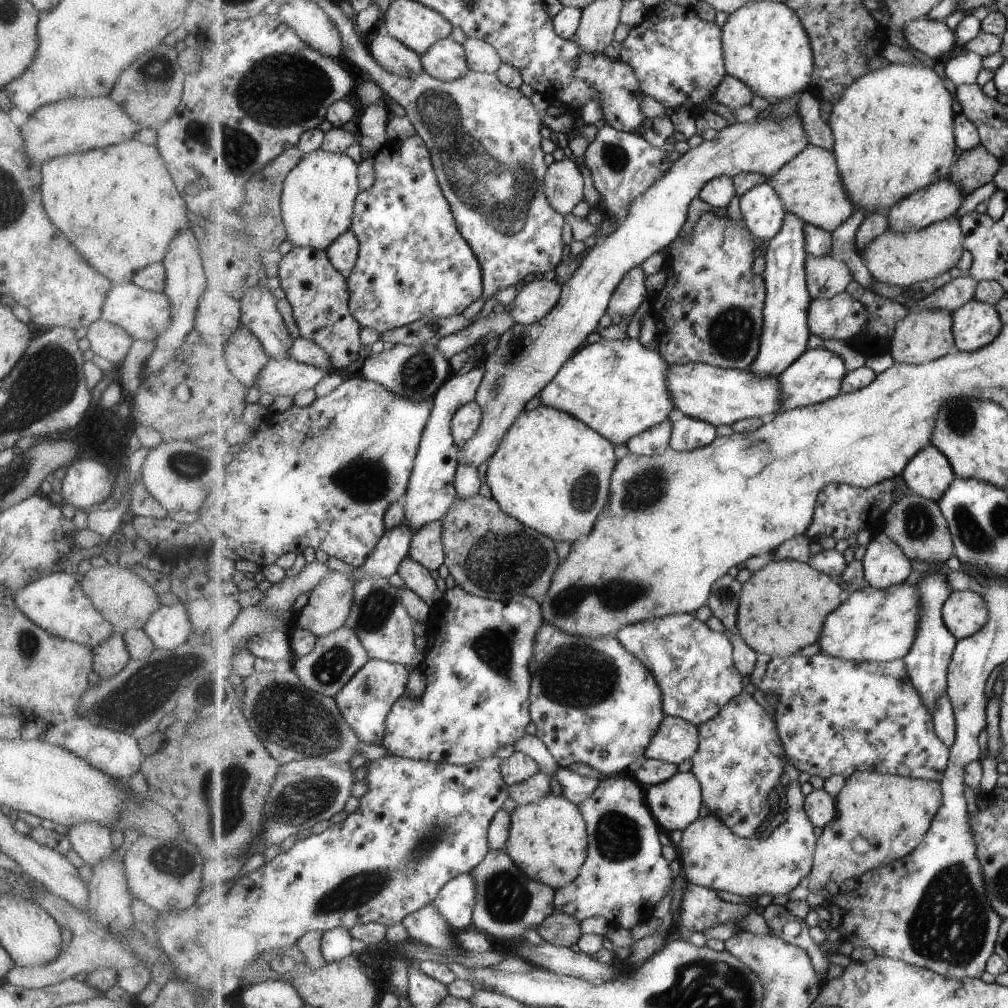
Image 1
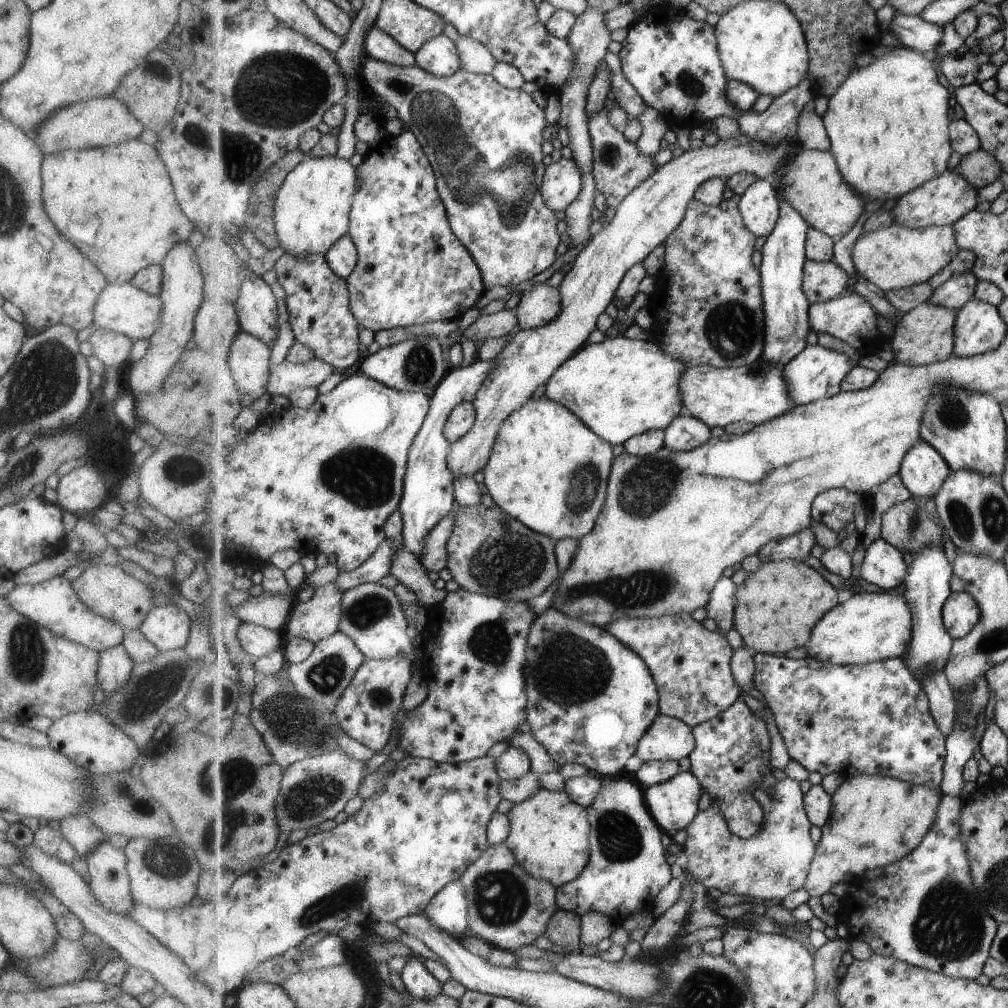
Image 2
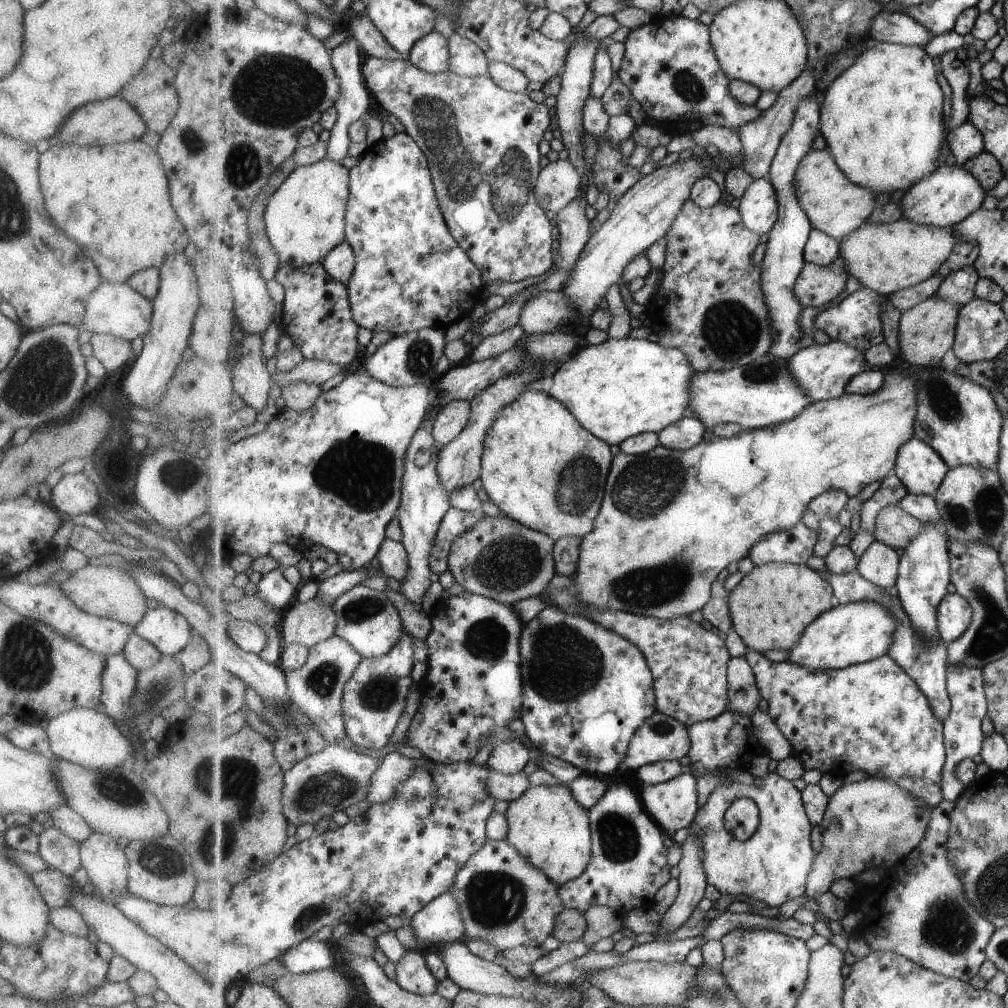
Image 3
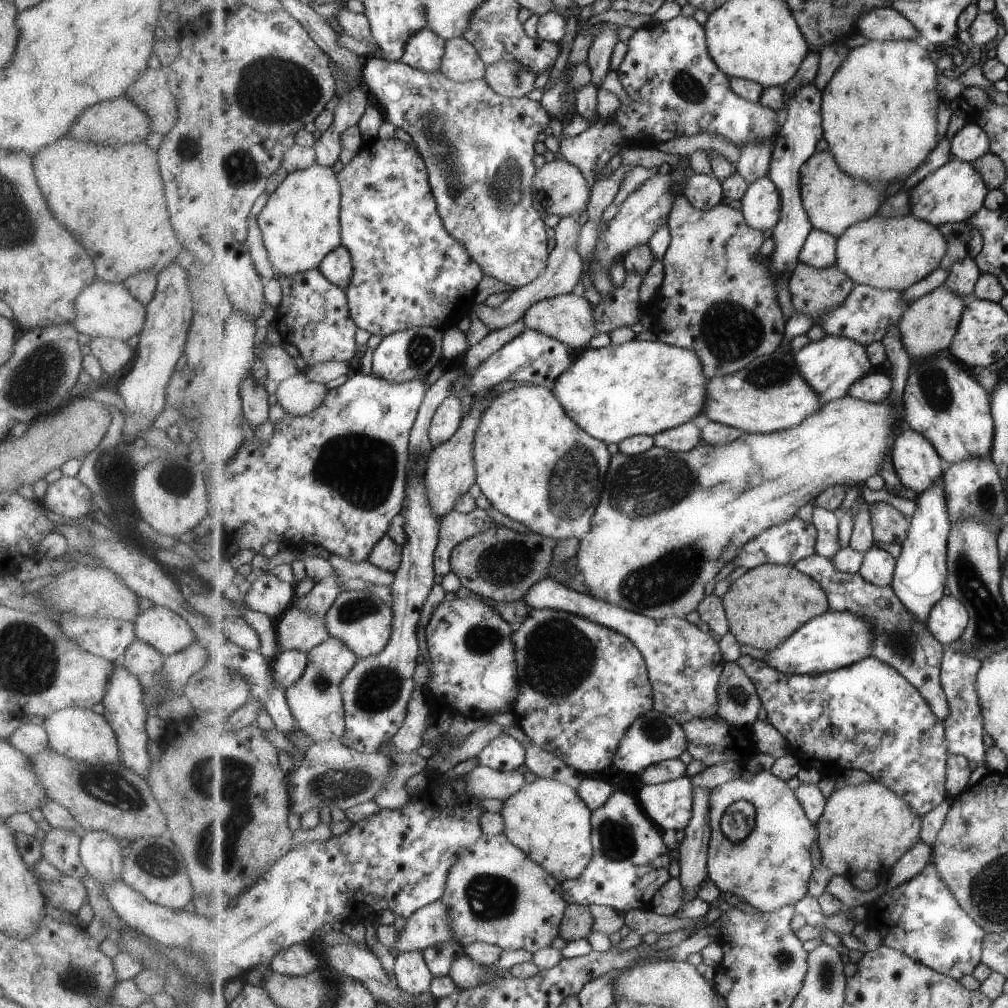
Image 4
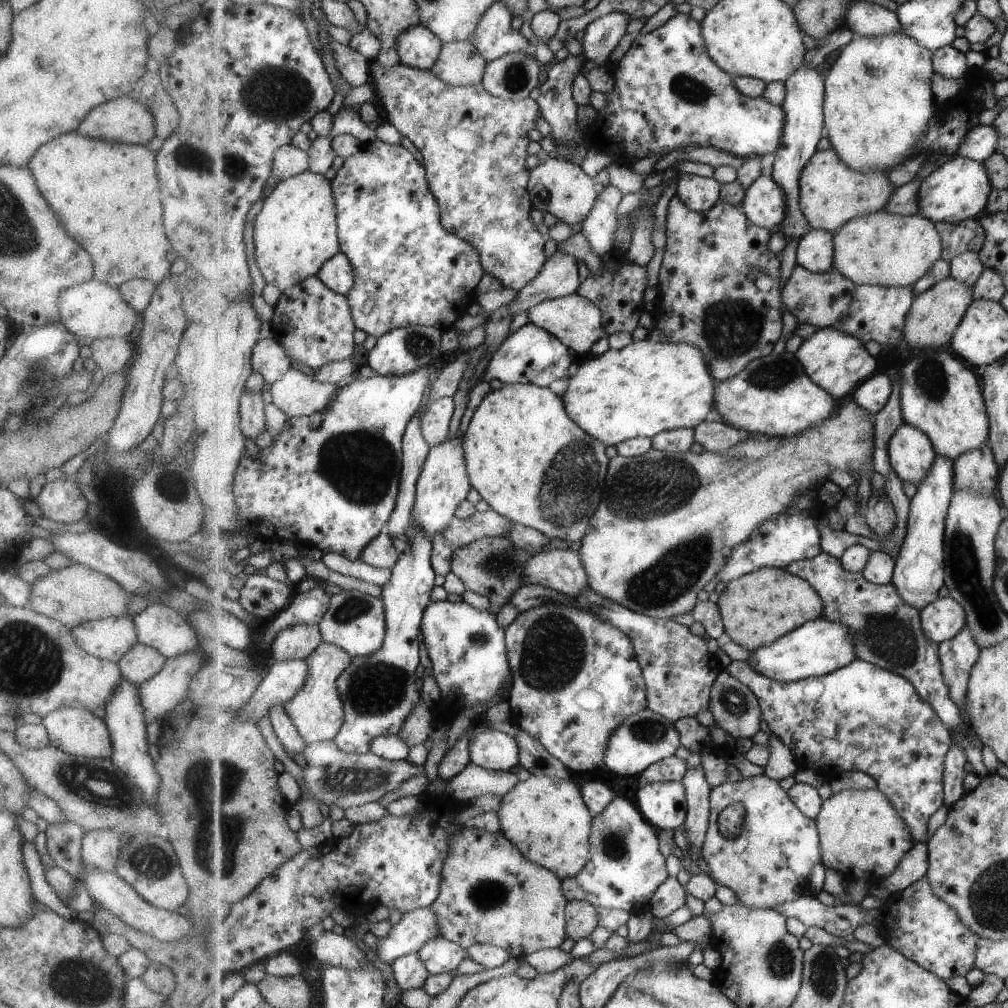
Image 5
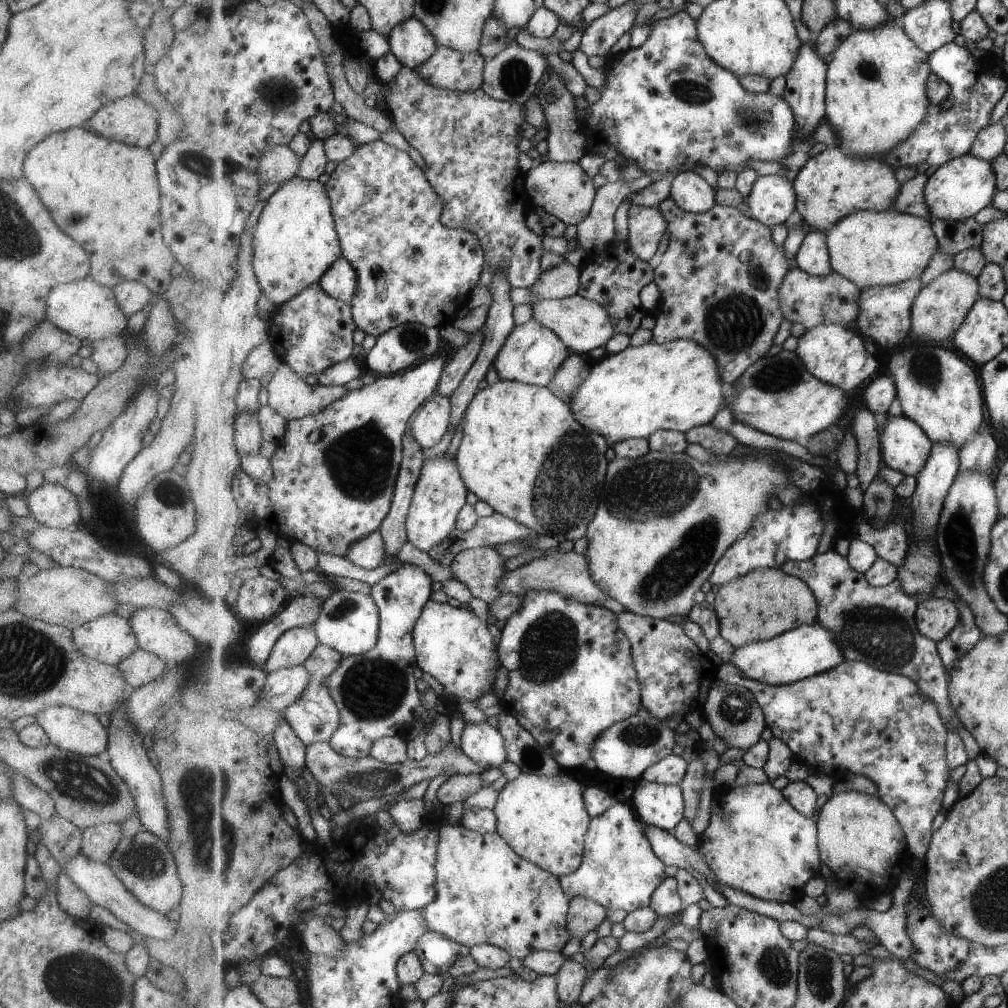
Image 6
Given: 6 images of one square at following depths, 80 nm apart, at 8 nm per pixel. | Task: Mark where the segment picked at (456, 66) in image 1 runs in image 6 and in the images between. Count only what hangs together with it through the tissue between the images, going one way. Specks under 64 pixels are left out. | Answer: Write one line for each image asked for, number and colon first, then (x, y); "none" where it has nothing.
2: (439, 56)
3: (432, 53)
4: (425, 50)
5: (420, 48)
6: (411, 41)

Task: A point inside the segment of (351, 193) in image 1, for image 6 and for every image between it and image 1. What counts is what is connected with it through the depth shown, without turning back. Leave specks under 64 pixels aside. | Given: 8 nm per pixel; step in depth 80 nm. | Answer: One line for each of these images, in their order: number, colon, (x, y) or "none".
2: (312, 211)
3: (306, 219)
4: (300, 226)
5: (296, 232)
6: (296, 242)

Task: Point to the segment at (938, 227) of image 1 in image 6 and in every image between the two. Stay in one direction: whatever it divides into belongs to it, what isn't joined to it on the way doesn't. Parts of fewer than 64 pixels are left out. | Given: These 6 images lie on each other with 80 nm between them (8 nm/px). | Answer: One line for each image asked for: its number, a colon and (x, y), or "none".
2: (895, 257)
3: (890, 257)
4: (887, 253)
5: (883, 249)
6: (870, 248)

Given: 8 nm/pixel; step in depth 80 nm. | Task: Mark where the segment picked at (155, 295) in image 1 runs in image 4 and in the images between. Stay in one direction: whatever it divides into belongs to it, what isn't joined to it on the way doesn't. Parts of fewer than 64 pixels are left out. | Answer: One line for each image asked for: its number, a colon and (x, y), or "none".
2: (121, 308)
3: (116, 309)
4: (102, 309)

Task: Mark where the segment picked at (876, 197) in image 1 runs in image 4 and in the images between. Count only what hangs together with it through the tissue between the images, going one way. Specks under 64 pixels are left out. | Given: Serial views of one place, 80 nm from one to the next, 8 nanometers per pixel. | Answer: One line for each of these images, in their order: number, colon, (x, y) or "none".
2: (889, 125)
3: (882, 117)
4: (882, 115)

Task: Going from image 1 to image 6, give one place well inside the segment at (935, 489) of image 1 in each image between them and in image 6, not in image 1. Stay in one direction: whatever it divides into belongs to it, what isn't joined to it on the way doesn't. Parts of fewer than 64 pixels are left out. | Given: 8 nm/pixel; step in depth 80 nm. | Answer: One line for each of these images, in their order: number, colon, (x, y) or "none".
2: (924, 471)
3: (921, 469)
4: (917, 462)
5: (912, 453)
6: (906, 448)

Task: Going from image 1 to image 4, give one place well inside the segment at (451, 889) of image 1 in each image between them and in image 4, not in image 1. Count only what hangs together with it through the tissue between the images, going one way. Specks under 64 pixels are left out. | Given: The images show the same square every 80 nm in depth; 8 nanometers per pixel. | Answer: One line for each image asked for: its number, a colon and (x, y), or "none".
2: (448, 911)
3: (440, 922)
4: (430, 925)

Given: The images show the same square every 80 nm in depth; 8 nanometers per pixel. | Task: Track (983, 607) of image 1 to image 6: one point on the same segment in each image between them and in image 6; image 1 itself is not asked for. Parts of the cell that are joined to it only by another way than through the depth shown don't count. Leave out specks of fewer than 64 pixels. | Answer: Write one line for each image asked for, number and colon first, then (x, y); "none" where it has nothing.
2: (961, 612)
3: (955, 614)
4: (949, 619)
5: (944, 618)
6: (936, 618)

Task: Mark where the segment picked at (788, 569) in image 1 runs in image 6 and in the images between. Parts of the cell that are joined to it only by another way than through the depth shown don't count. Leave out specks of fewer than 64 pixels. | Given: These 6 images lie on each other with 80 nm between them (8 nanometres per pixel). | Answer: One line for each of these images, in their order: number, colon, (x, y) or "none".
2: (777, 608)
3: (775, 603)
4: (767, 604)
5: (763, 606)
6: (765, 603)

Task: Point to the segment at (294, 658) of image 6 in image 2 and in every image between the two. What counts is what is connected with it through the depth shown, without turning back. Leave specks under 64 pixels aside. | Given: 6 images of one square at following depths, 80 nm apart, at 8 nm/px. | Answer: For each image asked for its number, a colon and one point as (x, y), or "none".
2: (317, 619)
3: (308, 623)
4: (296, 630)
5: (298, 642)

